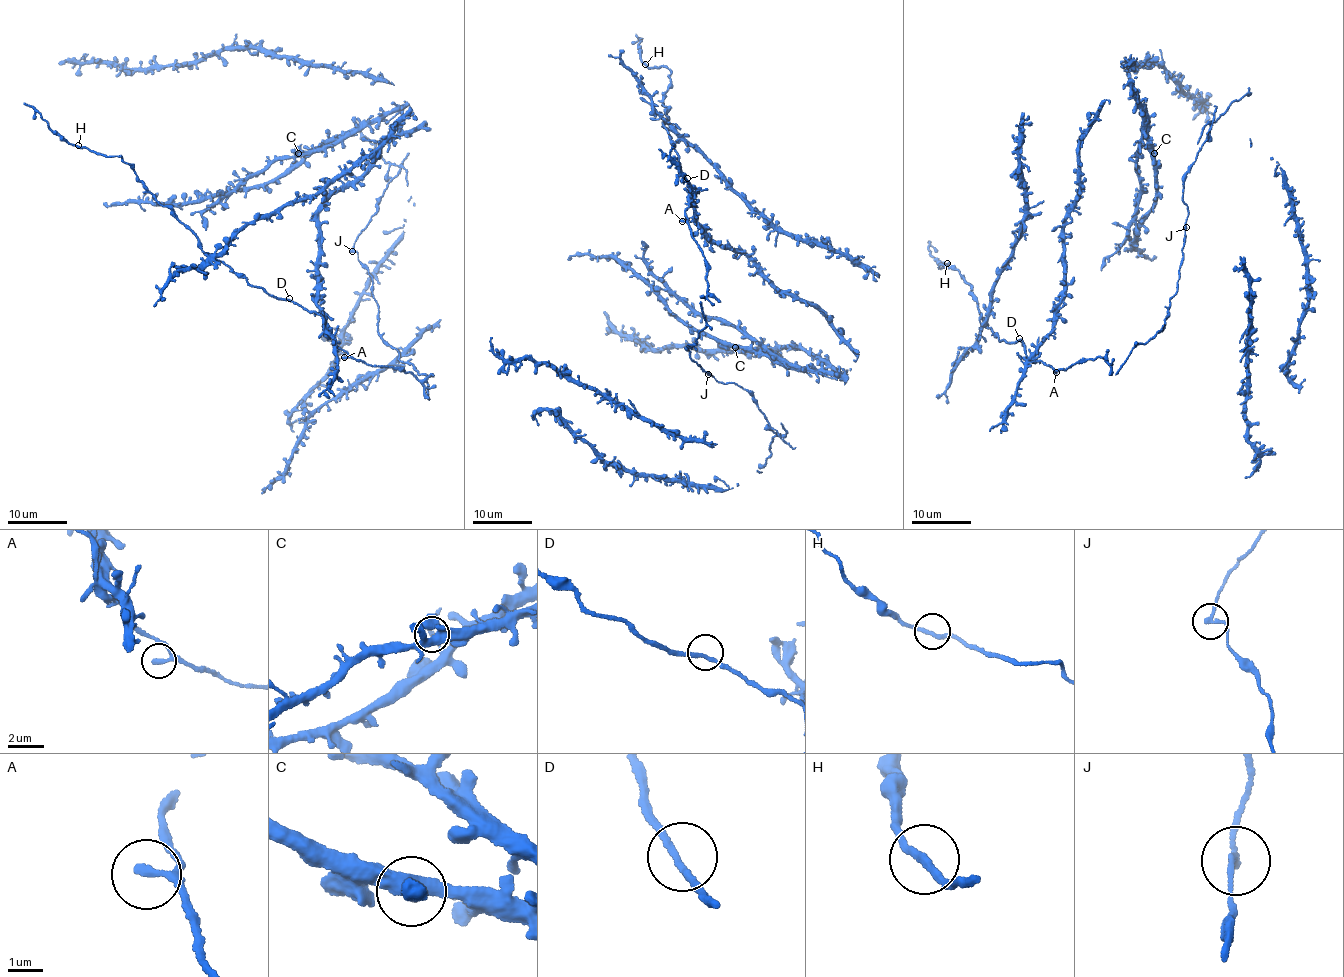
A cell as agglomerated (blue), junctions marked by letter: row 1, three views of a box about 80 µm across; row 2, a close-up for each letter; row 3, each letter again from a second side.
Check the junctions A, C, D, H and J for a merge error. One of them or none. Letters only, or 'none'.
J

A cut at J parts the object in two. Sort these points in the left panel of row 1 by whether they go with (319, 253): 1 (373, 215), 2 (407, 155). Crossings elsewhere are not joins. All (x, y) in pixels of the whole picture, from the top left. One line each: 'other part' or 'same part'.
1: other part
2: other part

